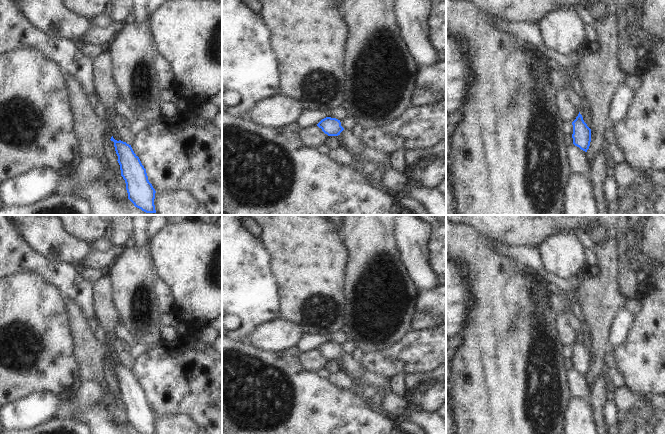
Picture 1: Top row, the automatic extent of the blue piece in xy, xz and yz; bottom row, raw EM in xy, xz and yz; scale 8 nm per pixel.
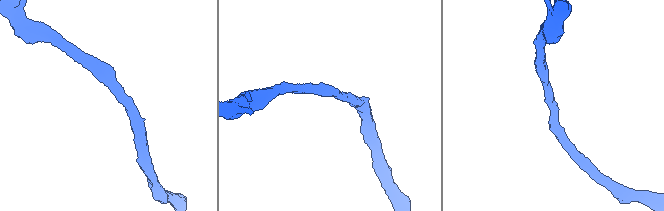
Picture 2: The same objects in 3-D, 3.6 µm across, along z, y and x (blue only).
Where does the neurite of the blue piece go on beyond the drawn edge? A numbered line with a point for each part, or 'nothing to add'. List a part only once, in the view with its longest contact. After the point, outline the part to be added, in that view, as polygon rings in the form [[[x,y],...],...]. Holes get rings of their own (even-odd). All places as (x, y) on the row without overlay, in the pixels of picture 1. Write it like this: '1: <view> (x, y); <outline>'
nothing to add

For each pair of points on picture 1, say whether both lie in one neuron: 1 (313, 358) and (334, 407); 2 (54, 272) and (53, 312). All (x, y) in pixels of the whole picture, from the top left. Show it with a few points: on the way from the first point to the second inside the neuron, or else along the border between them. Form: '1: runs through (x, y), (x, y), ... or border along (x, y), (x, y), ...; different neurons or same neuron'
1: border along (300, 353), (300, 364), (307, 370), (315, 372); different neurons
2: border along (34, 273), (53, 284), (66, 298); different neurons

